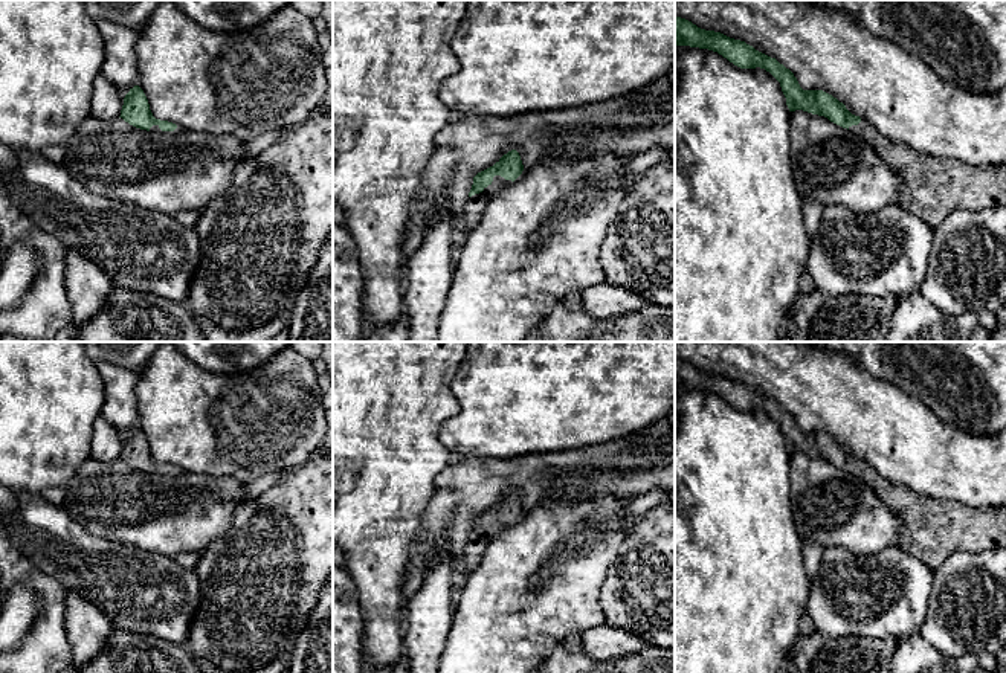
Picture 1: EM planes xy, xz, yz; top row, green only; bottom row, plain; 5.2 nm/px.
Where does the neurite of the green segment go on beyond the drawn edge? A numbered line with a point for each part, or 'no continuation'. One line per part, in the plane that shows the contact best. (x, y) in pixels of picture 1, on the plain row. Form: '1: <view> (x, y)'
1: xz (475, 547)

